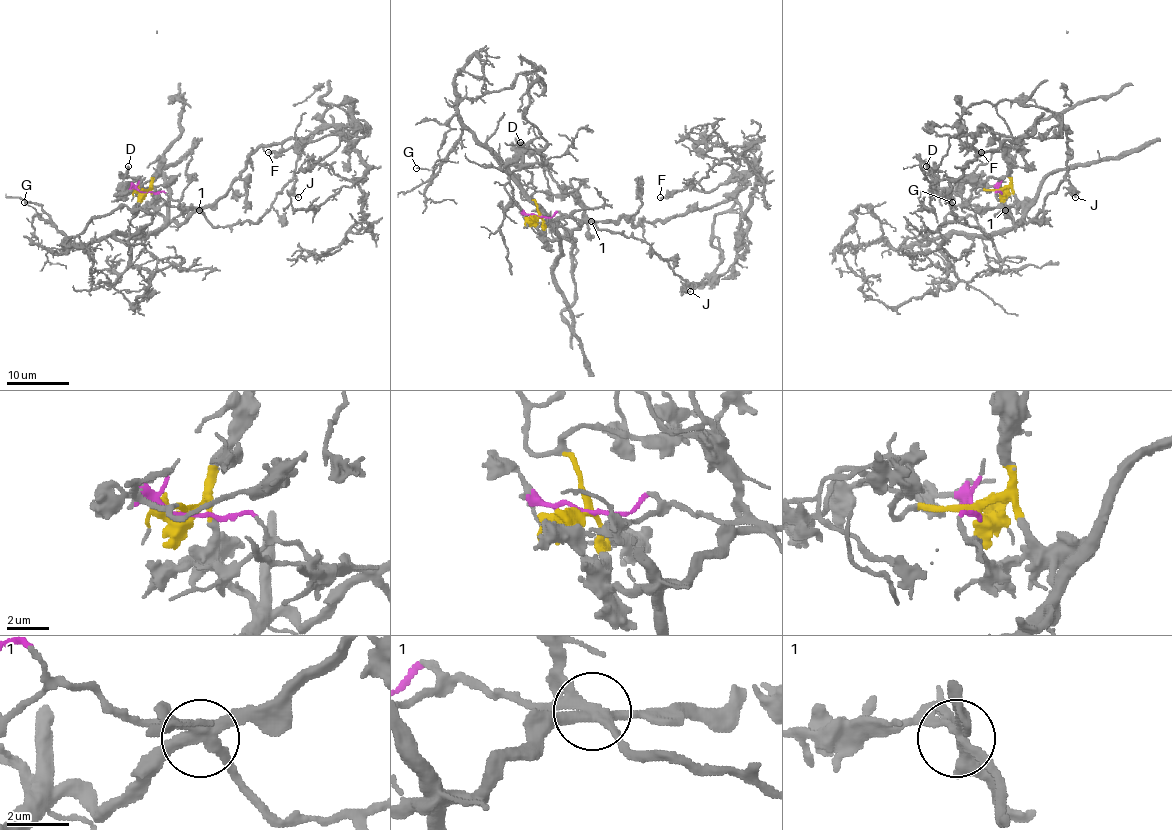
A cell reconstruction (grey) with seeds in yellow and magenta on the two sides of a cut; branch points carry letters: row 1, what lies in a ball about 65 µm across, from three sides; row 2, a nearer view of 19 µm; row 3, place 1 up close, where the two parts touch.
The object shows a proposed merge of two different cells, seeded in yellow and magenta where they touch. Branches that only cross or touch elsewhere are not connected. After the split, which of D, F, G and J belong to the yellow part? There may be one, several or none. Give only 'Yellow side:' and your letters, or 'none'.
Yellow side: G

